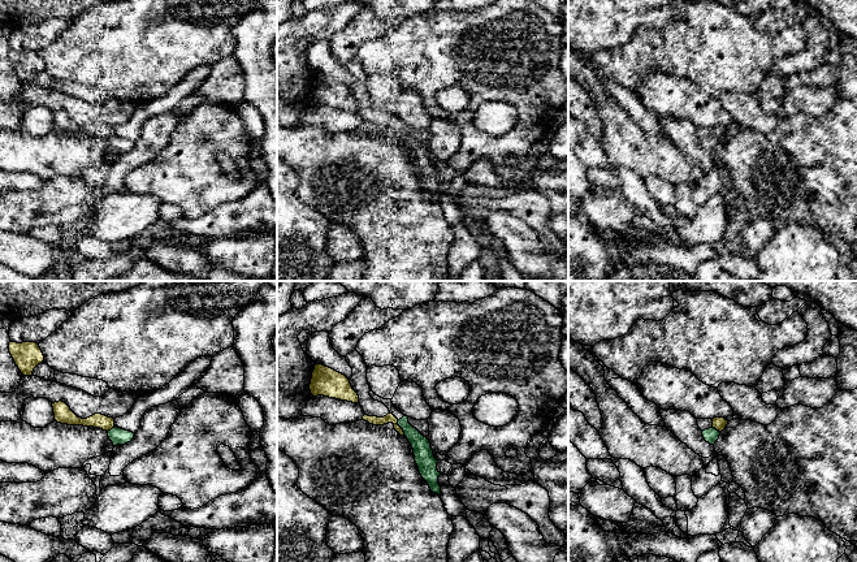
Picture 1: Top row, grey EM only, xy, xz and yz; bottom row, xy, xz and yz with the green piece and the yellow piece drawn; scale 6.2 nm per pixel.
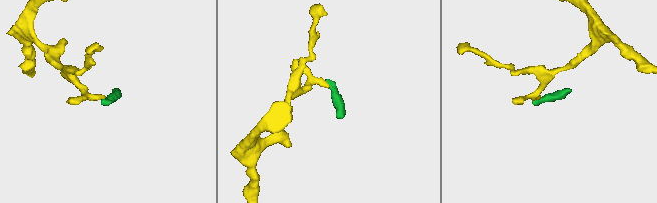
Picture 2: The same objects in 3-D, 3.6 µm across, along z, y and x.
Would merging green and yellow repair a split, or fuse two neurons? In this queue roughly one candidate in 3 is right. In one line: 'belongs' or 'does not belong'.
does not belong

